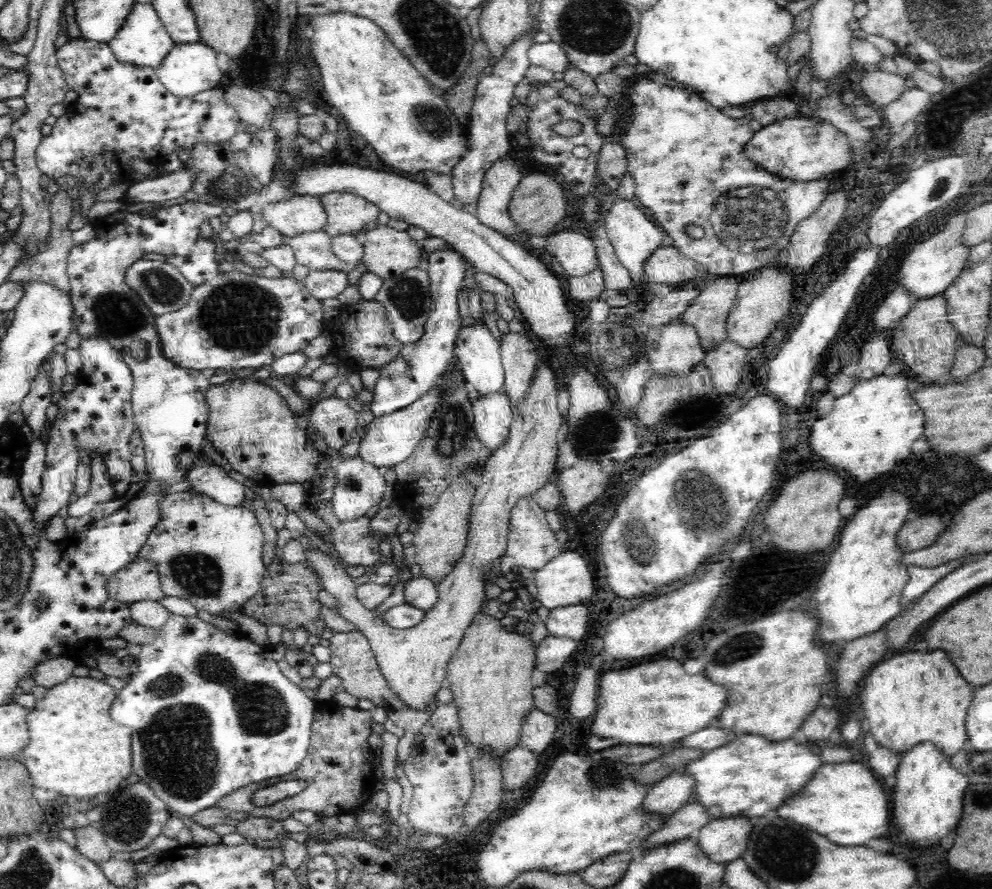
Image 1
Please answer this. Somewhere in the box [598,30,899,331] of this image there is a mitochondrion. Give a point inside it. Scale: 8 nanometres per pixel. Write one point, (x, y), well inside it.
(748, 221)

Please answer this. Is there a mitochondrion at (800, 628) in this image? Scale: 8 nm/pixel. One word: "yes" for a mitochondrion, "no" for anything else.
no

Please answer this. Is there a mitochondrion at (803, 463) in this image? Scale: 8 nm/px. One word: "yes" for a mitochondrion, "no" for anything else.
no

